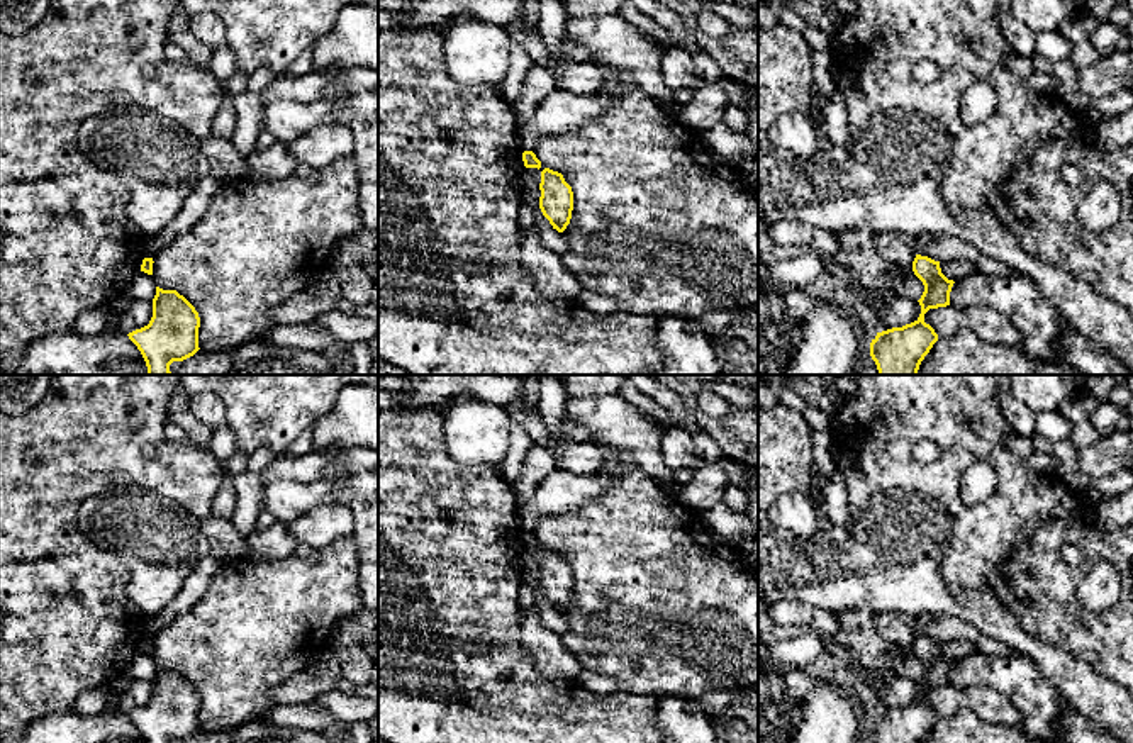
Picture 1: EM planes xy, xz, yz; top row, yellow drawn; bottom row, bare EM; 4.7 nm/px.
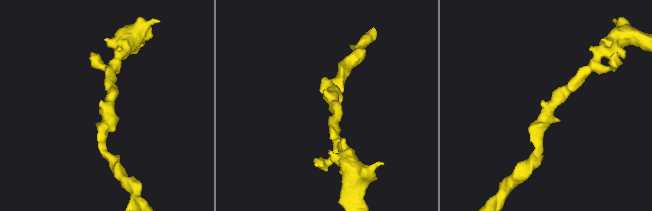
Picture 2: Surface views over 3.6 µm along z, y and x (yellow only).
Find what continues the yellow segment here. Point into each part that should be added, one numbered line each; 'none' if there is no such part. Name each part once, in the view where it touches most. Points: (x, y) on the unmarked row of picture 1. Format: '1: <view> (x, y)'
none

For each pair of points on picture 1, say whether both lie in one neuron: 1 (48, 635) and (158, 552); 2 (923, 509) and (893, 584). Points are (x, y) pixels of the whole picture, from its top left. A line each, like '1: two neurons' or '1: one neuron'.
1: two neurons
2: one neuron

